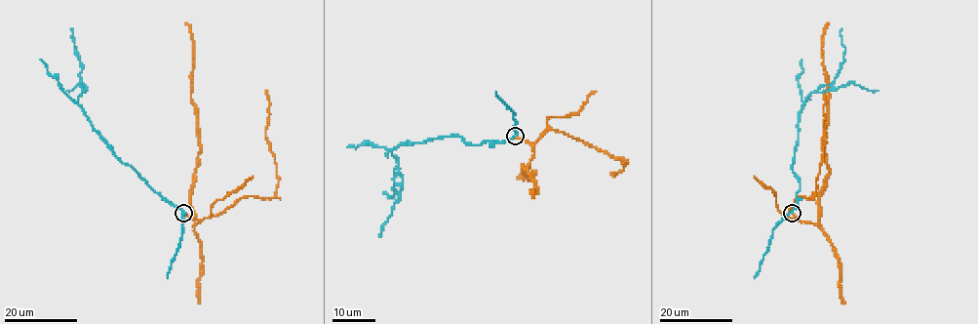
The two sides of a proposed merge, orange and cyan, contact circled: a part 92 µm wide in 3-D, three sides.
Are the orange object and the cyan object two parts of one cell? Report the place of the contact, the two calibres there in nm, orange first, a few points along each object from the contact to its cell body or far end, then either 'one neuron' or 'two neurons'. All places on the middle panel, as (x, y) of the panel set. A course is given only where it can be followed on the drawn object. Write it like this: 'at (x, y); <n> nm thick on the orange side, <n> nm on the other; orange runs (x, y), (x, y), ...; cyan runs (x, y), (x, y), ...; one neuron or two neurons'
at (515, 136); 200 nm thick on the orange side, 240 nm on the other; orange runs (515, 136), (532, 146), (533, 157), (523, 167), (528, 180), (534, 173), (517, 177); cyan runs (515, 136), (478, 145), (451, 135), (401, 143), (391, 151), (398, 162), (396, 193), (389, 197), (383, 193); one neuron

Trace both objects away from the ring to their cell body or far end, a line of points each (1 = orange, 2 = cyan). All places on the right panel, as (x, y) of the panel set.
1: (792, 213), (801, 222), (817, 223), (818, 193), (829, 173), (824, 149), (828, 75), (822, 38), (827, 23)
2: (792, 213), (800, 188), (791, 165), (799, 115), (810, 94), (830, 84), (840, 69), (844, 50), (841, 28)

